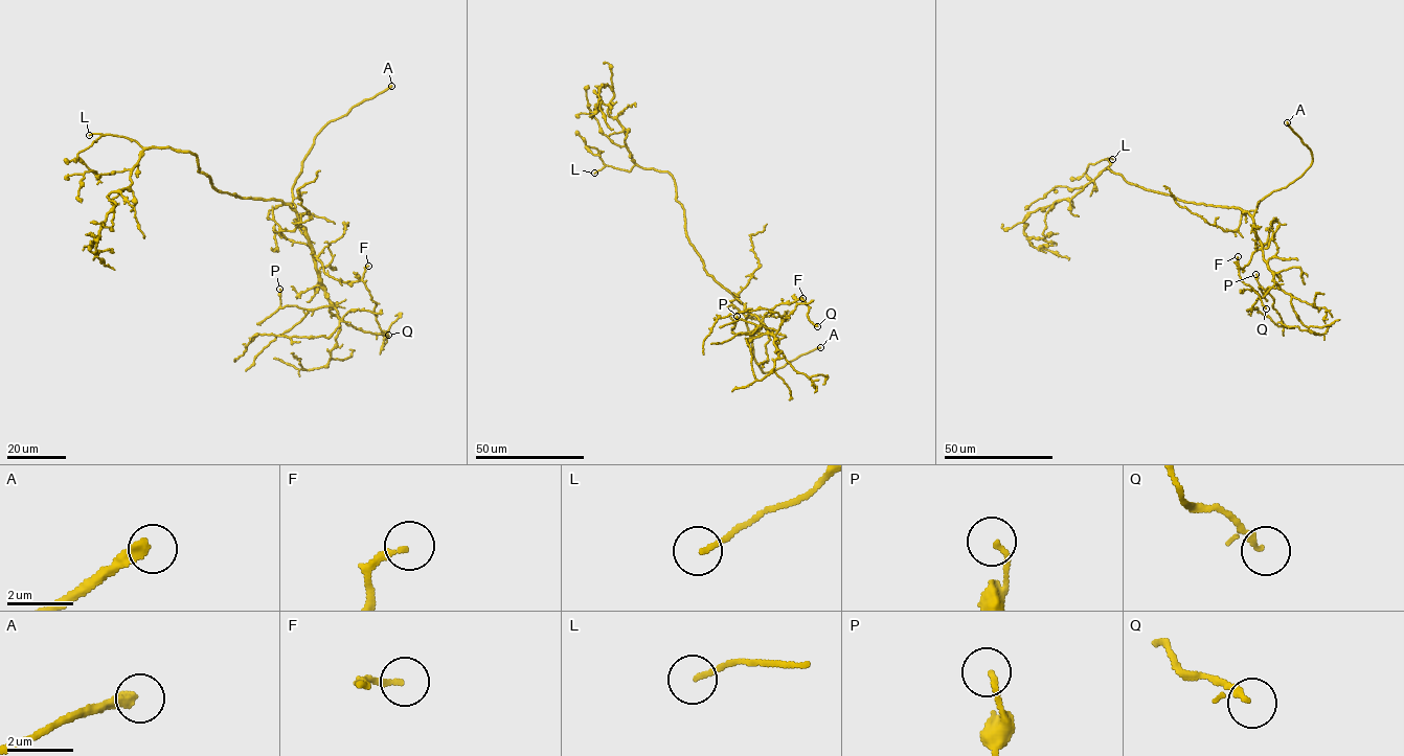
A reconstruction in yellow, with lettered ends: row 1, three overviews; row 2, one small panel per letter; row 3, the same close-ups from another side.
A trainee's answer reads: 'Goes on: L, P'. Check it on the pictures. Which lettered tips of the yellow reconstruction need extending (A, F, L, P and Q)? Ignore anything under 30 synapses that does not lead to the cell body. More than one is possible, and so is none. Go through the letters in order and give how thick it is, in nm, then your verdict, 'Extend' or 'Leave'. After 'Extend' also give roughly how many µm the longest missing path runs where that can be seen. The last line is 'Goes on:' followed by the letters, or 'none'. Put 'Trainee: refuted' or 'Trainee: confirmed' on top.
Trainee: refuted
A: Thickness 360 nm. Extend. Missing length about 35 µm
F: Thickness 190 nm. Leave
L: Thickness 120 nm. Extend. Missing length about 25 µm
P: Thickness 160 nm. Leave
Q: Thickness 130 nm. Leave
Goes on: A, L

